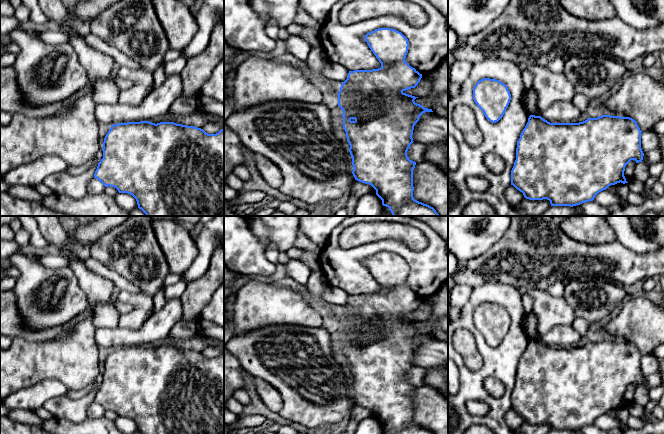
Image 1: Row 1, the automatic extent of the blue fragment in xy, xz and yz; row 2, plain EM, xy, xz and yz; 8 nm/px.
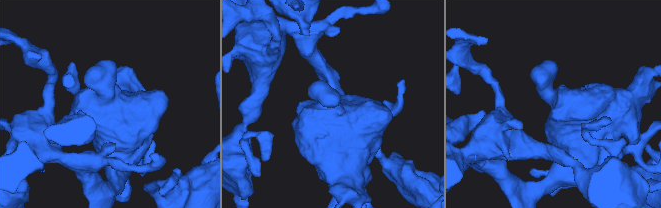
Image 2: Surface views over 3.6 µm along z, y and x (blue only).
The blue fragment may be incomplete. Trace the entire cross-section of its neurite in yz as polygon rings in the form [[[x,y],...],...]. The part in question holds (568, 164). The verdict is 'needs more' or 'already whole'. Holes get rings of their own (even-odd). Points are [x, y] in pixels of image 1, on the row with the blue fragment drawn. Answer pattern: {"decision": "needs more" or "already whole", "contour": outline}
{"decision": "needs more", "contour": [[[556,101],[550,104],[544,111],[541,112],[540,116],[530,115],[528,122],[523,129],[519,140],[517,141],[516,148],[516,160],[511,170],[511,185],[517,190],[523,193],[524,197],[529,200],[543,200],[547,199],[550,201],[551,206],[576,206],[585,202],[593,201],[595,196],[606,190],[609,186],[617,183],[628,183],[624,176],[626,165],[631,161],[635,160],[636,163],[642,162],[644,153],[641,149],[641,133],[637,122],[630,117],[620,117],[611,115],[602,115],[597,118],[588,118],[587,120],[579,123],[574,121],[579,118],[581,111],[573,105],[572,102]]]}

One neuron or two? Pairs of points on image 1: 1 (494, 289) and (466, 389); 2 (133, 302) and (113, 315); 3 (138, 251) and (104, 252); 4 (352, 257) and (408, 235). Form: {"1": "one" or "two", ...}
{"1": "one", "2": "two", "3": "one", "4": "two"}

